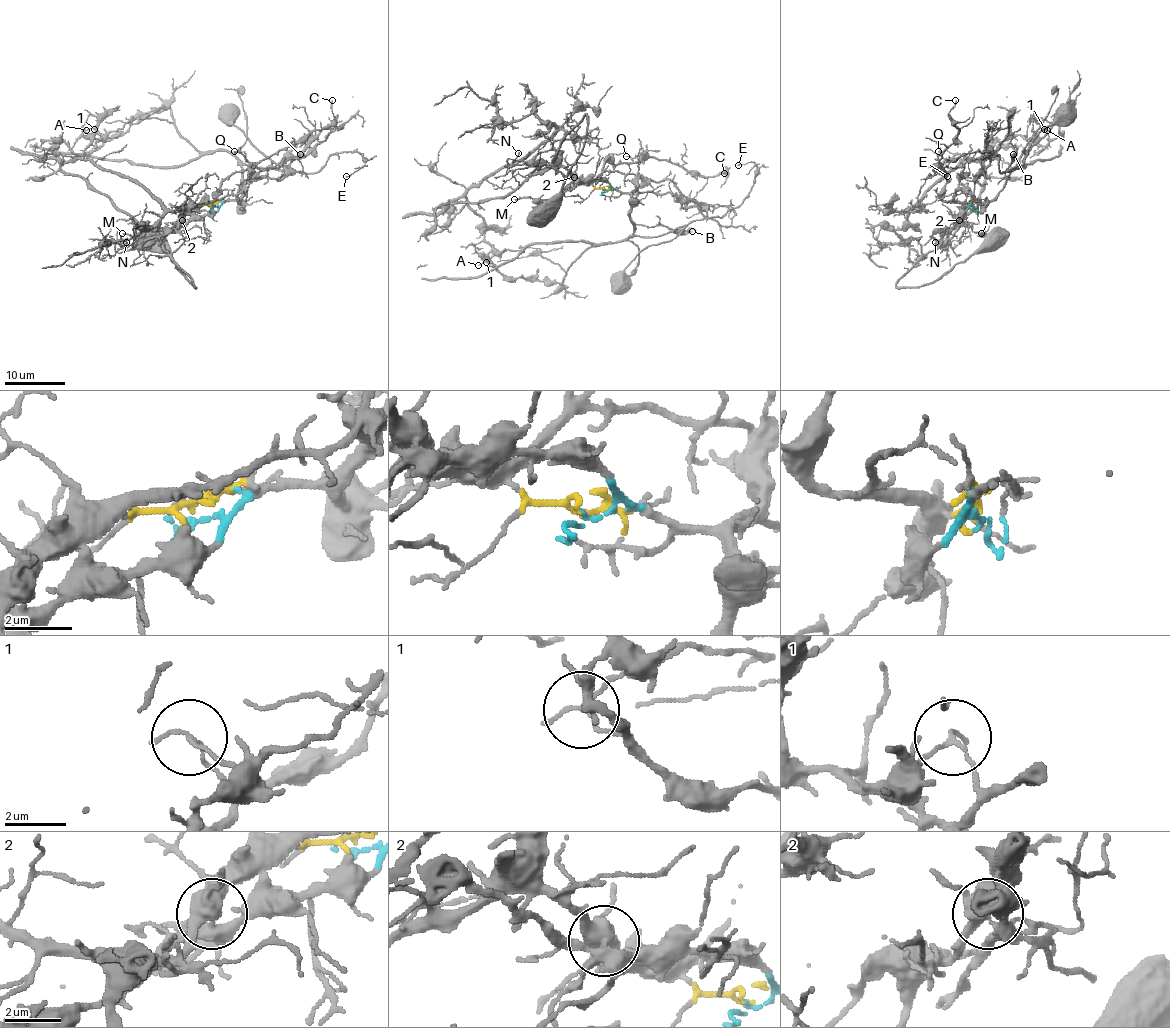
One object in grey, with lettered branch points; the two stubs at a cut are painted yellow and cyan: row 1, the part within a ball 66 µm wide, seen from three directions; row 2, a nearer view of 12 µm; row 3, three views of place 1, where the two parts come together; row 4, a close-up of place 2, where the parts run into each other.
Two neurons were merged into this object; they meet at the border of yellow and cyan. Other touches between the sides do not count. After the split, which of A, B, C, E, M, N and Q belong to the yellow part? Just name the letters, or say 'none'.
C, N, Q

